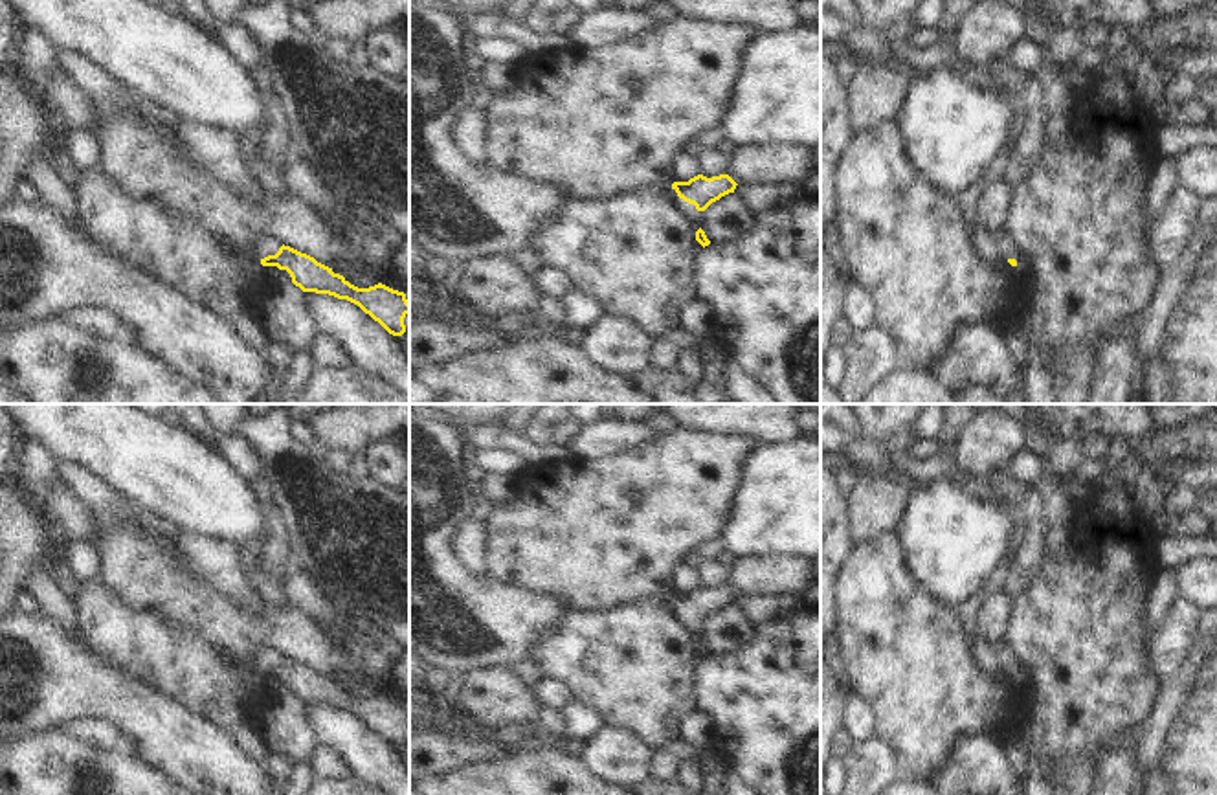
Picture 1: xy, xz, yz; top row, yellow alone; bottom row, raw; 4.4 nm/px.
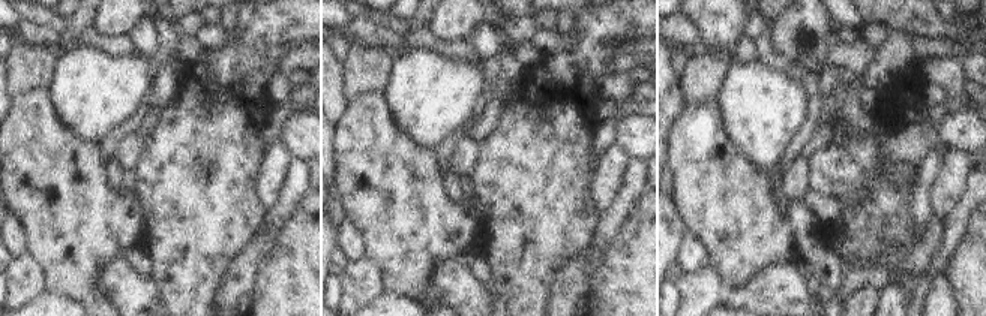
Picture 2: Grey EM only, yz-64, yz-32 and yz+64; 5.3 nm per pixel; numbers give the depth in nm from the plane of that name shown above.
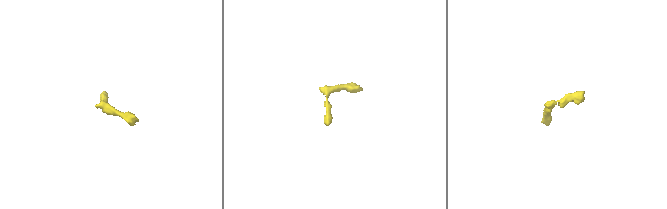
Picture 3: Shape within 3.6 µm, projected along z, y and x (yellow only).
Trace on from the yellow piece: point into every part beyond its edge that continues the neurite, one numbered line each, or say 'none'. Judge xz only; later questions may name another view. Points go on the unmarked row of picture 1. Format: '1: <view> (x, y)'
none.

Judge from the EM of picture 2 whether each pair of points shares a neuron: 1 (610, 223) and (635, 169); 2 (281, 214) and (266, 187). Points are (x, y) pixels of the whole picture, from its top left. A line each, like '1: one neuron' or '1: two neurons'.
1: one neuron
2: two neurons

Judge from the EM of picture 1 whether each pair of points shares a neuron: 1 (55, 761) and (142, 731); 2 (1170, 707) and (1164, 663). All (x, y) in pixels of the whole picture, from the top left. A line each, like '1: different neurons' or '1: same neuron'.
1: different neurons
2: different neurons

